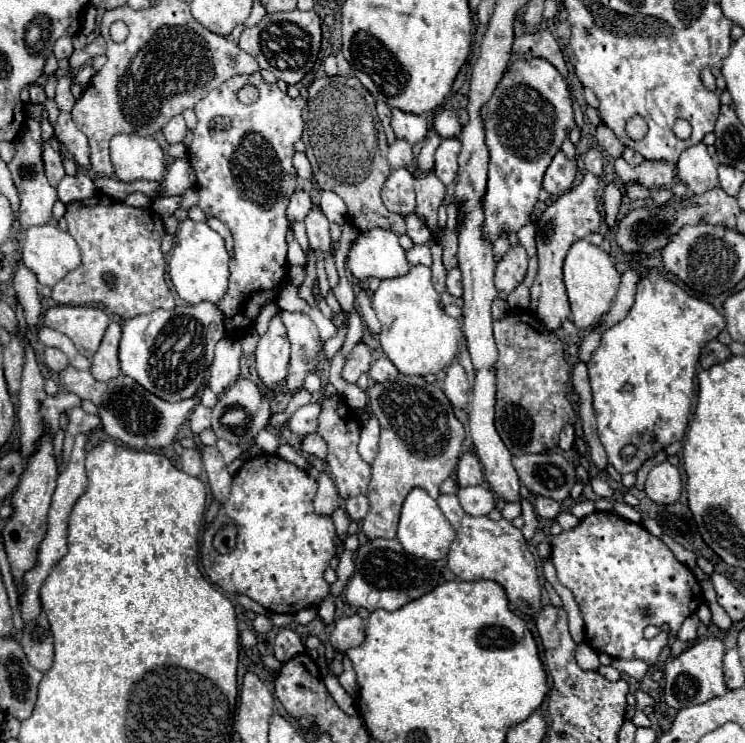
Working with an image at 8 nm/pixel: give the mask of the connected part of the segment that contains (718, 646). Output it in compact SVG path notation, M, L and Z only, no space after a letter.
M719 638L699 640L695 646L681 652L677 658L669 660L665 666L665 702L667 706L681 710L693 704L703 704L715 696L723 696L727 692L723 680L723 654L725 646Z

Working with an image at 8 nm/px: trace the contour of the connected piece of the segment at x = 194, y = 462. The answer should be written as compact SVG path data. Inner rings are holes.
M187 448L181 454L181 466L189 476L199 476L203 472L203 462L201 462L201 454L197 450Z

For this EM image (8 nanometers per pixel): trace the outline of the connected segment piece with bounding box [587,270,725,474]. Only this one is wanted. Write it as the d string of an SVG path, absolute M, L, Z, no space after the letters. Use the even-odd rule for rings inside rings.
M649 270L649 274L637 284L635 302L627 318L603 332L599 348L587 362L599 438L605 446L609 464L619 474L637 472L641 464L655 452L663 450L671 442L683 440L689 422L691 402L695 396L694 380L699 352L709 340L715 340L723 328L725 318L711 304L689 296L685 290L663 278L657 270ZM627 444L633 444L637 448L633 458L621 456L621 450Z

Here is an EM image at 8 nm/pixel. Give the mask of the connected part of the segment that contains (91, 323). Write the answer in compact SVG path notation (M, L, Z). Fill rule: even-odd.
M53 306L43 314L43 324L67 334L85 358L93 358L111 318L99 306Z

